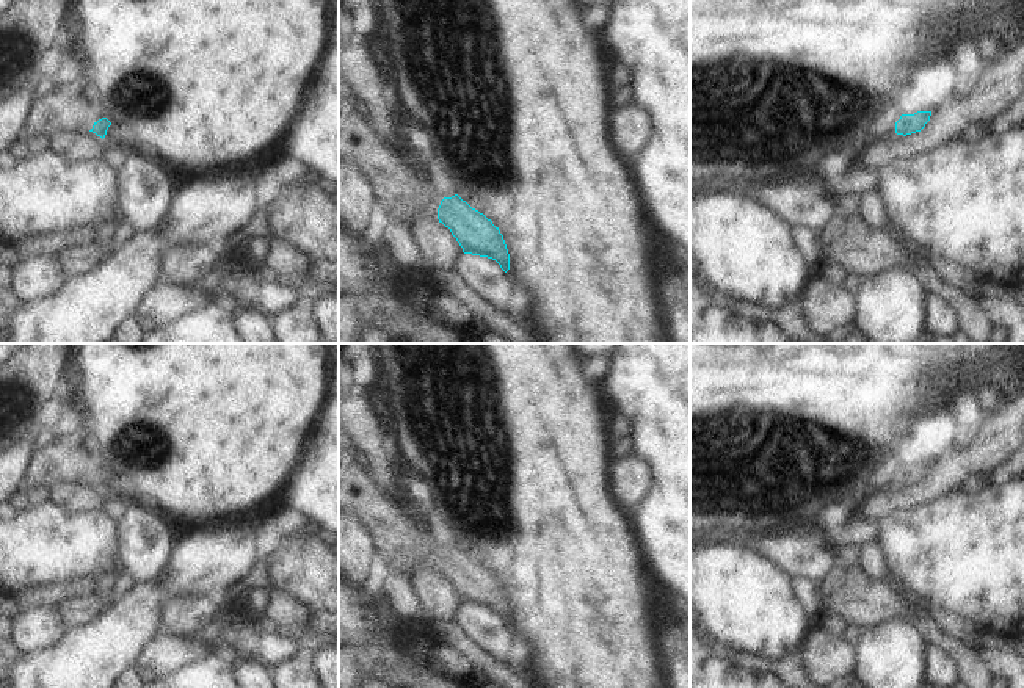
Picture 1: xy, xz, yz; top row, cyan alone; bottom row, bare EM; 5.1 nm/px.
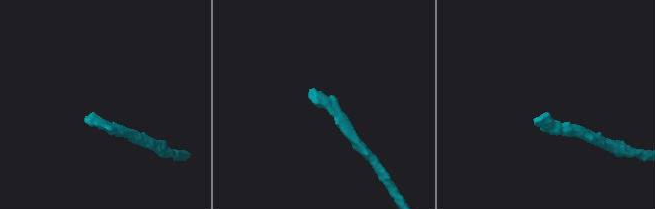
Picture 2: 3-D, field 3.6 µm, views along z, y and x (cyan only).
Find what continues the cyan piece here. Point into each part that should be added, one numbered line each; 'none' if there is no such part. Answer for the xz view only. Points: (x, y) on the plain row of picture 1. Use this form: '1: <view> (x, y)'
1: xz (397, 539)

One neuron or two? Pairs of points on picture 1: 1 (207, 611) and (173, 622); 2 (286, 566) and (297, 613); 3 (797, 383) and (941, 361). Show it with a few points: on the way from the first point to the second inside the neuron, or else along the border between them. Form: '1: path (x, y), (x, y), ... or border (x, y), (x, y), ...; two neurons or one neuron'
1: path (199, 611), (181, 616); one neuron
2: border (270, 583), (292, 594), (312, 611); two neurons
3: path (833, 361), (905, 361); one neuron

